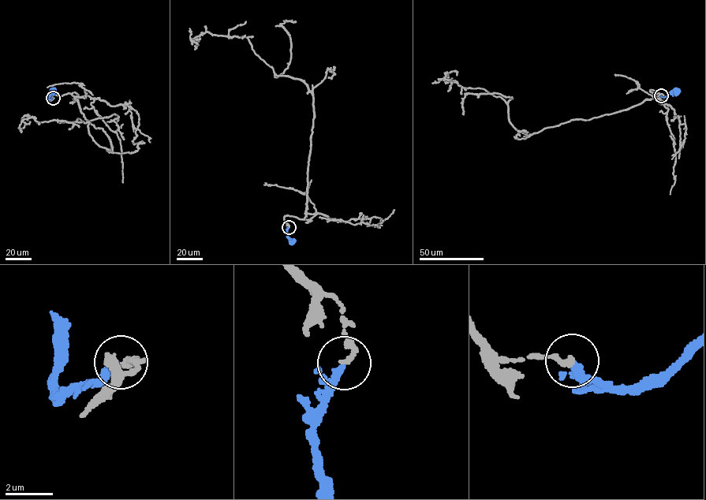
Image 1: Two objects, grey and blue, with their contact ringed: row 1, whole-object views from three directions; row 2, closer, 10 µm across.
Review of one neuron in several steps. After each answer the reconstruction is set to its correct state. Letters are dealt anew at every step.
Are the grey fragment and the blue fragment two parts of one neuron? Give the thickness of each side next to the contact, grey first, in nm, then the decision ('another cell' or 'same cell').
240/280 nm | same cell

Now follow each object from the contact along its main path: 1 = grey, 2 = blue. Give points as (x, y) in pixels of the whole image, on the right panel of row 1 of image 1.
1: (661, 95), (651, 90), (659, 95), (528, 136), (500, 97), (446, 72), (444, 80), (452, 78)
2: (661, 95), (665, 97), (675, 91)

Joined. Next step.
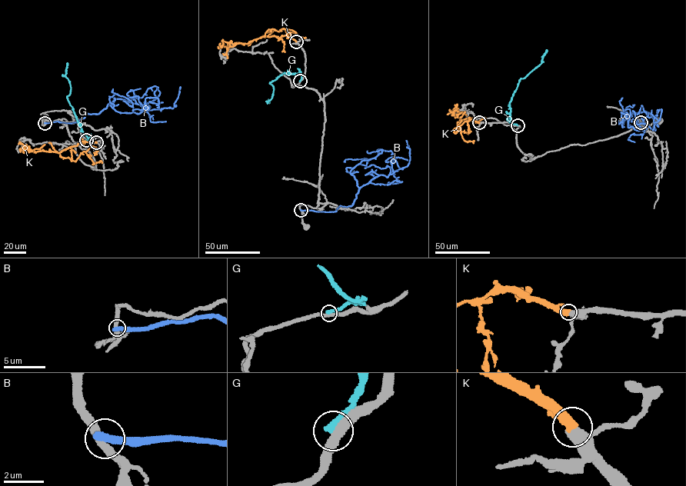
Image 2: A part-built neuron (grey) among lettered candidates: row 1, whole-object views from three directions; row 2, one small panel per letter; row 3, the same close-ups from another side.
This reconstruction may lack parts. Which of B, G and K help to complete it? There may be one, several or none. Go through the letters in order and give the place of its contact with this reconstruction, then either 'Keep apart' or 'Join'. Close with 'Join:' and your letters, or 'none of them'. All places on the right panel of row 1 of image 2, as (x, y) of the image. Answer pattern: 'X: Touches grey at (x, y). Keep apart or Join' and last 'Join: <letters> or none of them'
B: Touches grey at (641, 122). Keep apart
G: Touches grey at (517, 125). Keep apart
K: Touches grey at (479, 122). Join
Join: K

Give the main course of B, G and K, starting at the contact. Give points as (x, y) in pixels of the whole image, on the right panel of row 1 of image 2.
B: (641, 122), (658, 126), (645, 111), (627, 115), (622, 127), (621, 112), (631, 121)
G: (517, 125), (511, 122), (509, 104), (511, 98), (520, 79), (541, 64), (547, 49)
K: (479, 122), (469, 118), (459, 122), (460, 118), (456, 117), (458, 114), (454, 108), (454, 111), (447, 114)

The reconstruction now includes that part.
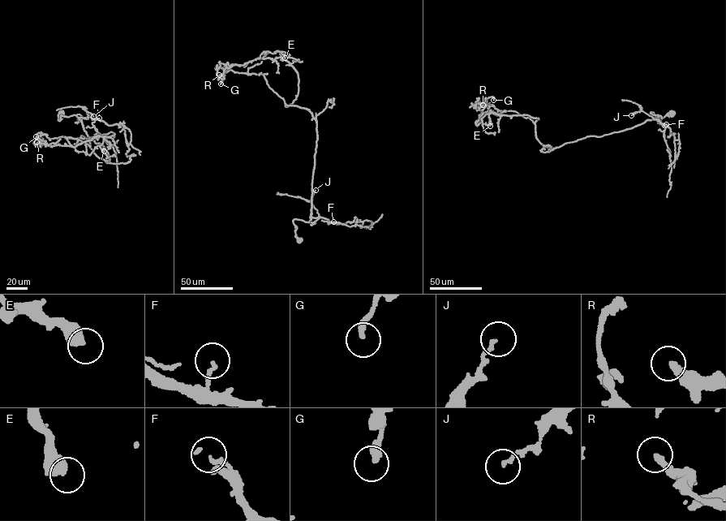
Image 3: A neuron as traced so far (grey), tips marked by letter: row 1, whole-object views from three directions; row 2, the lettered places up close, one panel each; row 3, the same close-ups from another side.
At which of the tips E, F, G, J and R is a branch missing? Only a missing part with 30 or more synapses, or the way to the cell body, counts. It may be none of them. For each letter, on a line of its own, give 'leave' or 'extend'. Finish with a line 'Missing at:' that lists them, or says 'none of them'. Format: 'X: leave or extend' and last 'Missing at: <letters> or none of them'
E: leave
F: leave
G: extend
J: leave
R: leave
Missing at: G

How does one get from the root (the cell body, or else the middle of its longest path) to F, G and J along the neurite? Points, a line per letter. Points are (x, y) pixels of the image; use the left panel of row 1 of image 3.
F: (62, 113), (58, 120), (62, 118), (62, 115), (99, 118)
G: (62, 113), (58, 120), (62, 115), (79, 118), (88, 136), (108, 152), (107, 162), (82, 135), (36, 136)
J: (62, 113), (58, 120), (62, 118), (62, 115), (88, 118), (87, 111), (93, 116)

